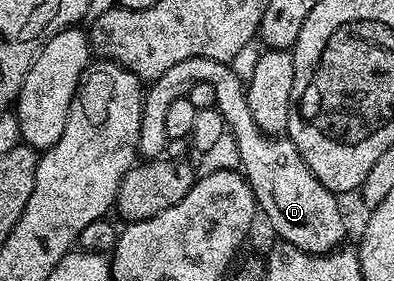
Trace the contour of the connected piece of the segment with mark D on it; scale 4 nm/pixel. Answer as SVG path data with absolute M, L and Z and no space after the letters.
M208 63L203 66L202 80L210 83L216 88L215 108L219 109L224 117L224 124L227 132L236 140L236 149L240 152L242 172L248 179L248 186L252 188L252 193L256 196L256 203L259 212L268 220L270 228L276 232L275 236L286 243L294 243L307 253L323 253L325 255L341 248L345 244L344 236L348 229L344 226L344 213L340 210L337 194L330 192L318 179L314 179L314 171L306 167L298 147L288 140L284 135L269 135L262 132L258 123L254 121L254 115L250 115L250 103L248 102L248 91L245 82L240 81L235 75L231 64L228 63Z

